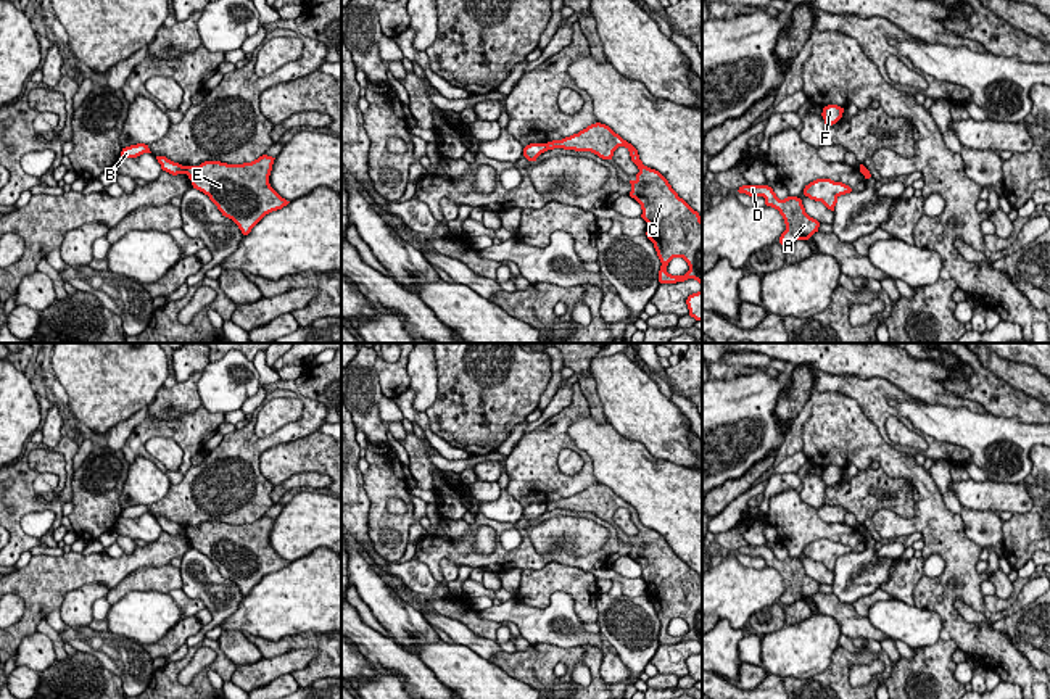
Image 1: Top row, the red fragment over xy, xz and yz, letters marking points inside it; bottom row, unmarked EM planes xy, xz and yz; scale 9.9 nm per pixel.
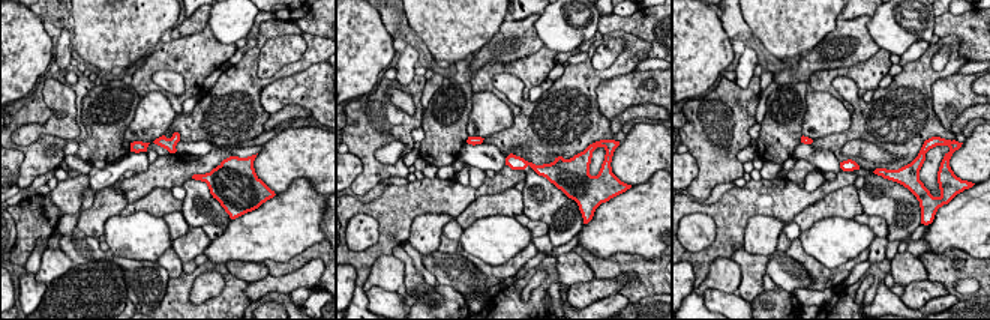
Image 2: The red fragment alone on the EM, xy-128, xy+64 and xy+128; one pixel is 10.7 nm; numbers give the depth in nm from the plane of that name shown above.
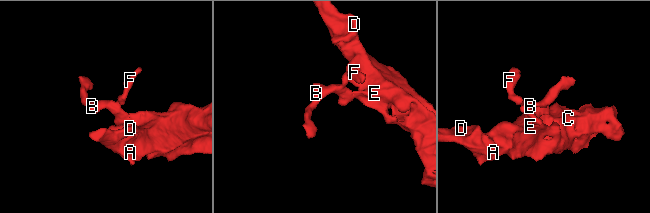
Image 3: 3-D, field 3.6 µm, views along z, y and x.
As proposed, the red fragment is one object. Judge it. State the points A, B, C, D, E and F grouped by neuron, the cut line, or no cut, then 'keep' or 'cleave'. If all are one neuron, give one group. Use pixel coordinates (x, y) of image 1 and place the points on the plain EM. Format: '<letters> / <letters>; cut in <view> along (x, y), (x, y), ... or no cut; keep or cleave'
A C D E / B F; cut in xy along (184, 527), (187, 533); cleave

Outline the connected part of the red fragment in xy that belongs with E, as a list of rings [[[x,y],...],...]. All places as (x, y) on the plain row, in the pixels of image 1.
[[[262,515],[243,525],[205,522],[200,527],[185,527],[185,531],[193,549],[208,556],[222,577],[248,596],[266,575],[290,564],[269,544],[274,520]]]

